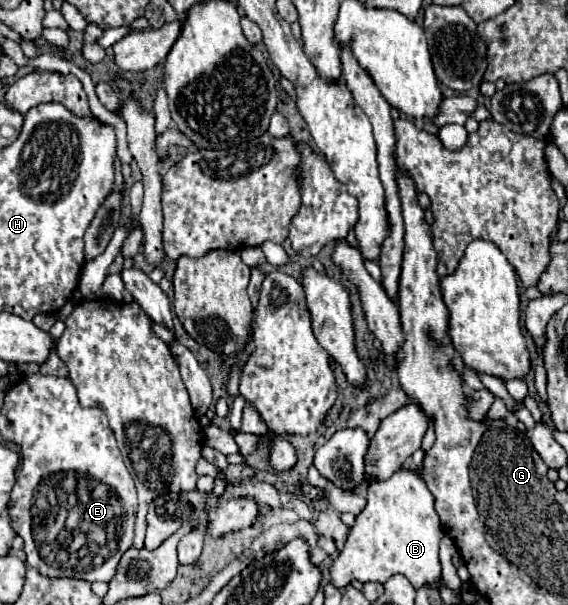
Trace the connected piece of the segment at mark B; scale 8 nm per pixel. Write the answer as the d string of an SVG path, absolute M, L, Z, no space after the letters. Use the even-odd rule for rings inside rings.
M400 467L390 479L370 479L368 505L356 517L344 549L330 565L330 585L342 589L352 581L384 583L396 573L408 577L416 589L426 581L436 583L440 577L438 545L442 535L444 531L434 511L434 497L414 469Z

